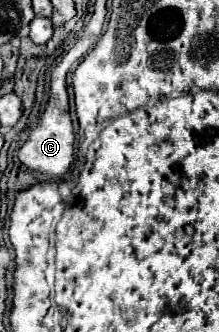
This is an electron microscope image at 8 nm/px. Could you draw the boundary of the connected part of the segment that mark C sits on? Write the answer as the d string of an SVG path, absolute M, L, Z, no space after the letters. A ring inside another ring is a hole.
M52 70L50 74L50 98L46 110L40 116L38 126L28 134L28 140L20 146L20 162L30 170L38 170L48 178L60 180L68 172L74 160L74 128L68 112L68 92L66 92L66 74L68 70Z

